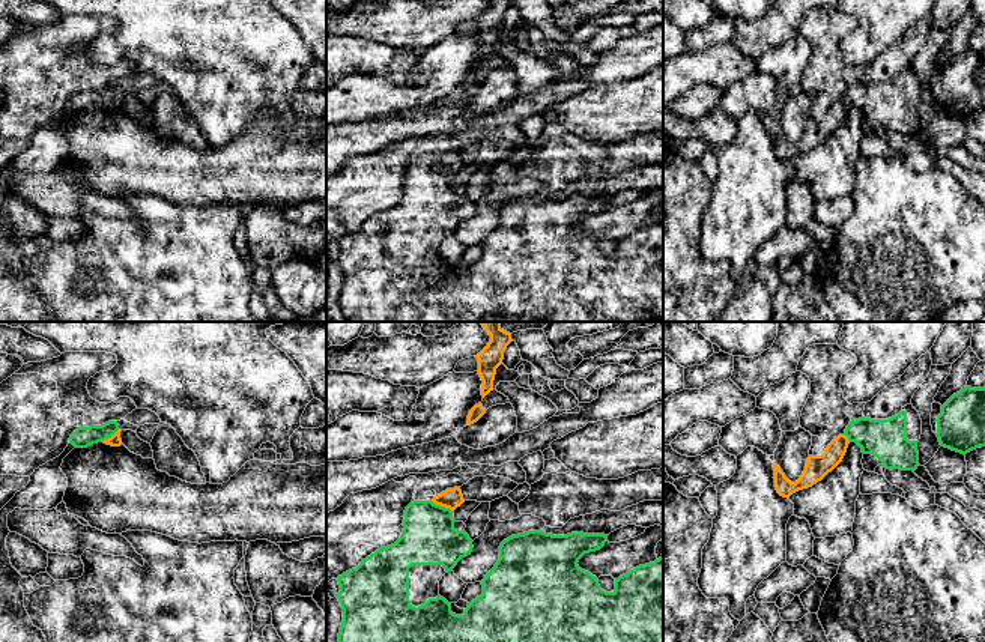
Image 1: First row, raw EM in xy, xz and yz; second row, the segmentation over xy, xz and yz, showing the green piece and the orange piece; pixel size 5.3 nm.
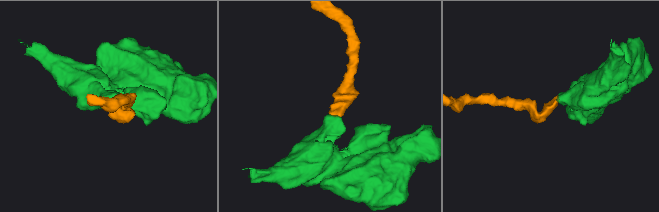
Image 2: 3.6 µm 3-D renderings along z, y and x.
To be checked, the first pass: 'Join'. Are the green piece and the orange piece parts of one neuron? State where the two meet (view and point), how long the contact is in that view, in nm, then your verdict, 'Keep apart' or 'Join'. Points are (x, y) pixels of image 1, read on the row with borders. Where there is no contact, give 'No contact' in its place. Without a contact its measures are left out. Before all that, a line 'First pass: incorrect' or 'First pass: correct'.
First pass: correct
Touches green at xz (439, 505). Shared border 130 nm. Join

